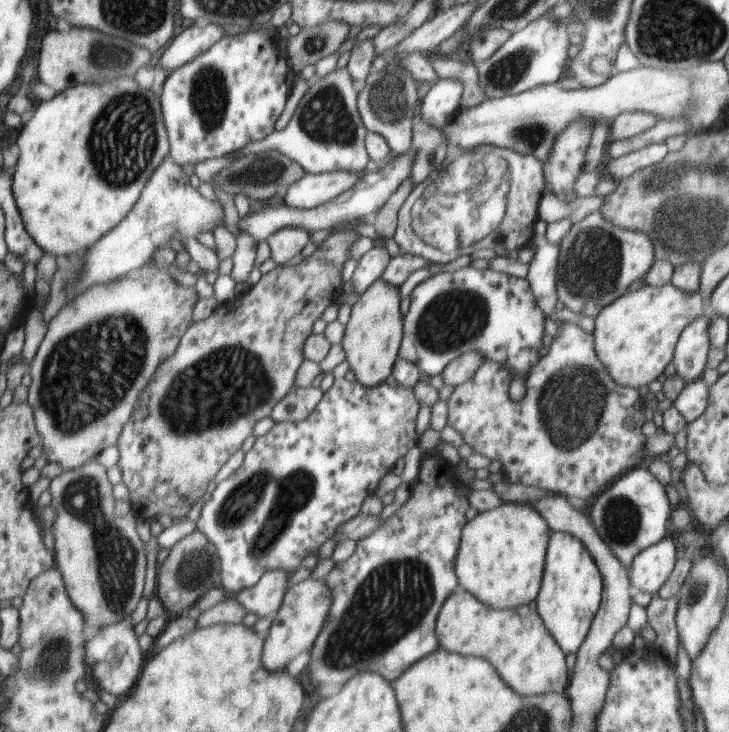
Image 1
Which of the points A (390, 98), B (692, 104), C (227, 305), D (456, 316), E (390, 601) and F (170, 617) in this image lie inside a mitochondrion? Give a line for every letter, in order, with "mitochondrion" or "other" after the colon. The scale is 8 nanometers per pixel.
A: mitochondrion
B: mitochondrion
C: other
D: mitochondrion
E: mitochondrion
F: other

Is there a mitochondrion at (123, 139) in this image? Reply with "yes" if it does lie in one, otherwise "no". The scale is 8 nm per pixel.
yes

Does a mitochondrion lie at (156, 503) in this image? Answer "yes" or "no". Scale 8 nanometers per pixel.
no

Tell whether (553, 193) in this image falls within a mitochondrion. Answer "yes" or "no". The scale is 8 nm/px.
no

